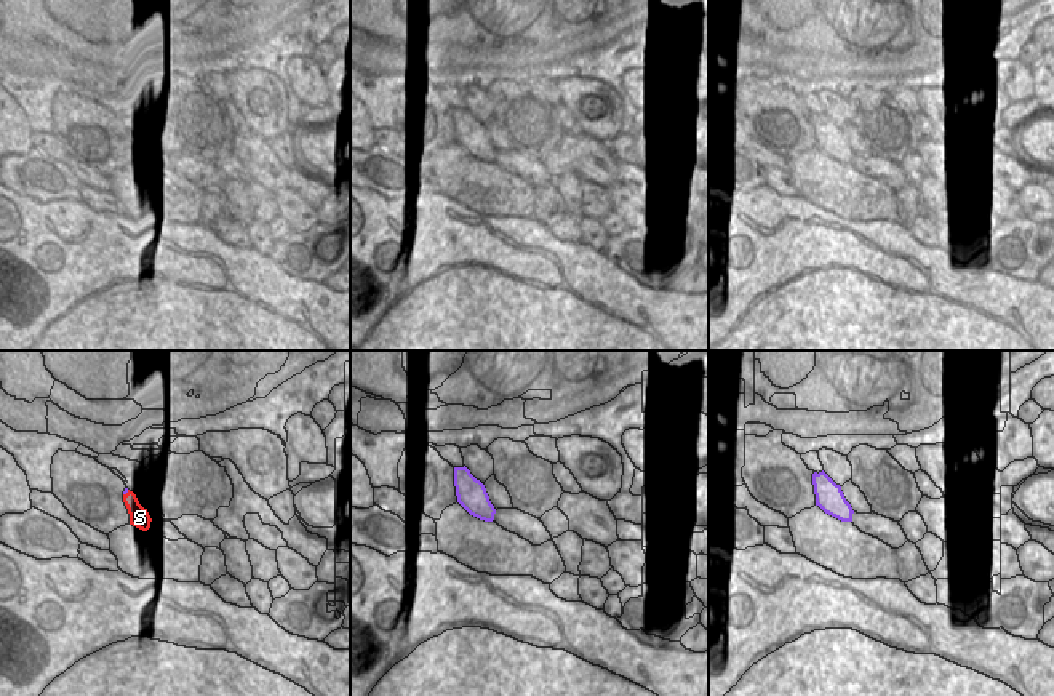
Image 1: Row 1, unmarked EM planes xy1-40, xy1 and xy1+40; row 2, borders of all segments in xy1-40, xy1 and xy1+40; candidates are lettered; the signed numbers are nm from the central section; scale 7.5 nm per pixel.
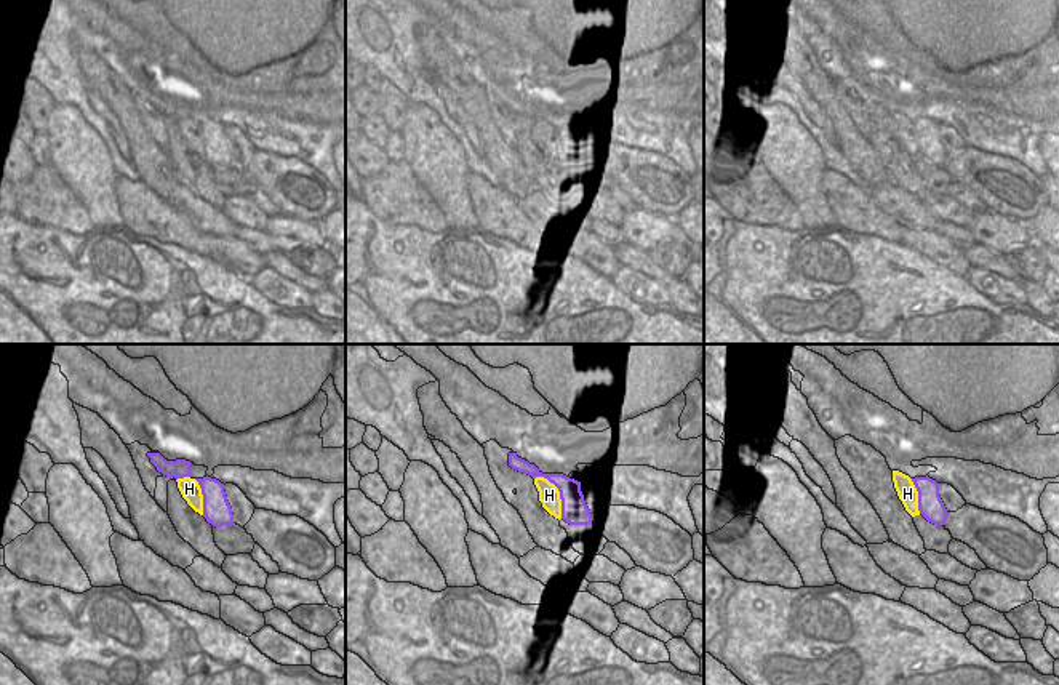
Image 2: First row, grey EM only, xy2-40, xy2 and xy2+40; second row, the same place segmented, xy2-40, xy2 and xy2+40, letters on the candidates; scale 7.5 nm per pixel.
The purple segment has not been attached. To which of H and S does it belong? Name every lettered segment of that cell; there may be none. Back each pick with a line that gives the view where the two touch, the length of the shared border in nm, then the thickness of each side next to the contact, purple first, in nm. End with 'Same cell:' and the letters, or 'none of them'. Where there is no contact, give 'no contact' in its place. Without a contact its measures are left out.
S: xy1-40 | 60 nm | 30/150 nm
Same cell: S

